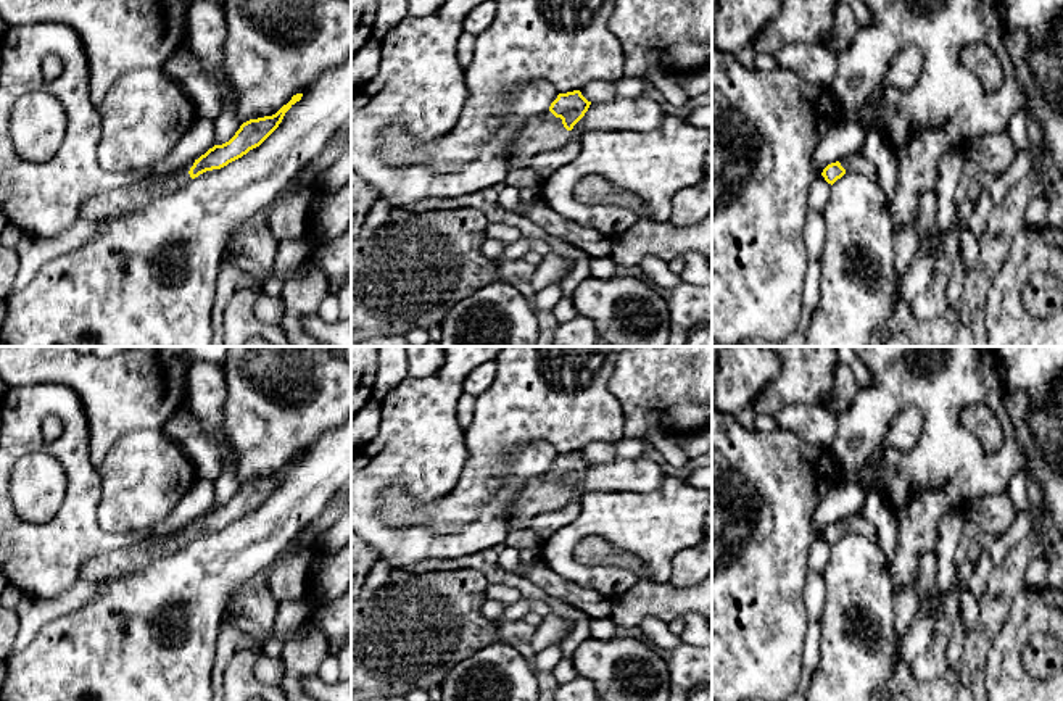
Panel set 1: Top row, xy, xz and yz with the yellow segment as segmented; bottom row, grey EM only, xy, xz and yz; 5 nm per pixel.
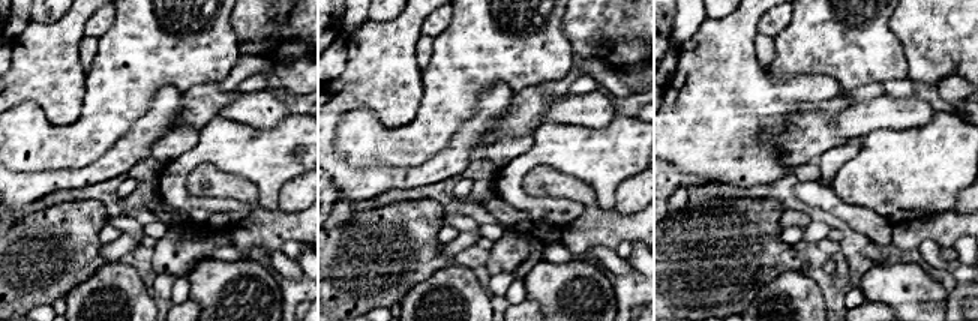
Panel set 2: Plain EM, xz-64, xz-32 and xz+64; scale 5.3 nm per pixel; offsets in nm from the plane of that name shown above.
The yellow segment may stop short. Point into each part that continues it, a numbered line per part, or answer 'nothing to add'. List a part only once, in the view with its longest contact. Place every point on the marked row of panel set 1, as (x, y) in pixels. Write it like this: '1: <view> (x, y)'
1: xz (545, 132)

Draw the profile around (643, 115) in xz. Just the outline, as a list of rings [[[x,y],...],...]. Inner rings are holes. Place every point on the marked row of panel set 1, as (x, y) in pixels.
[[[641,95],[638,98],[612,98],[591,103],[572,132],[581,135],[588,131],[635,131],[651,132],[667,118],[662,106]]]

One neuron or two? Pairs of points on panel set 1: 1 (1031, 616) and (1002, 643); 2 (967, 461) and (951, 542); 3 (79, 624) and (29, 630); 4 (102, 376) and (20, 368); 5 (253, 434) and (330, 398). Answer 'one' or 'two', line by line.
1: one
2: two
3: two
4: one
5: one

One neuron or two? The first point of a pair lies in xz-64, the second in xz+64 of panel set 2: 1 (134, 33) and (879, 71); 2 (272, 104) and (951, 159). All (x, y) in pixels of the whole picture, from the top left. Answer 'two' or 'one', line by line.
1: one
2: two

